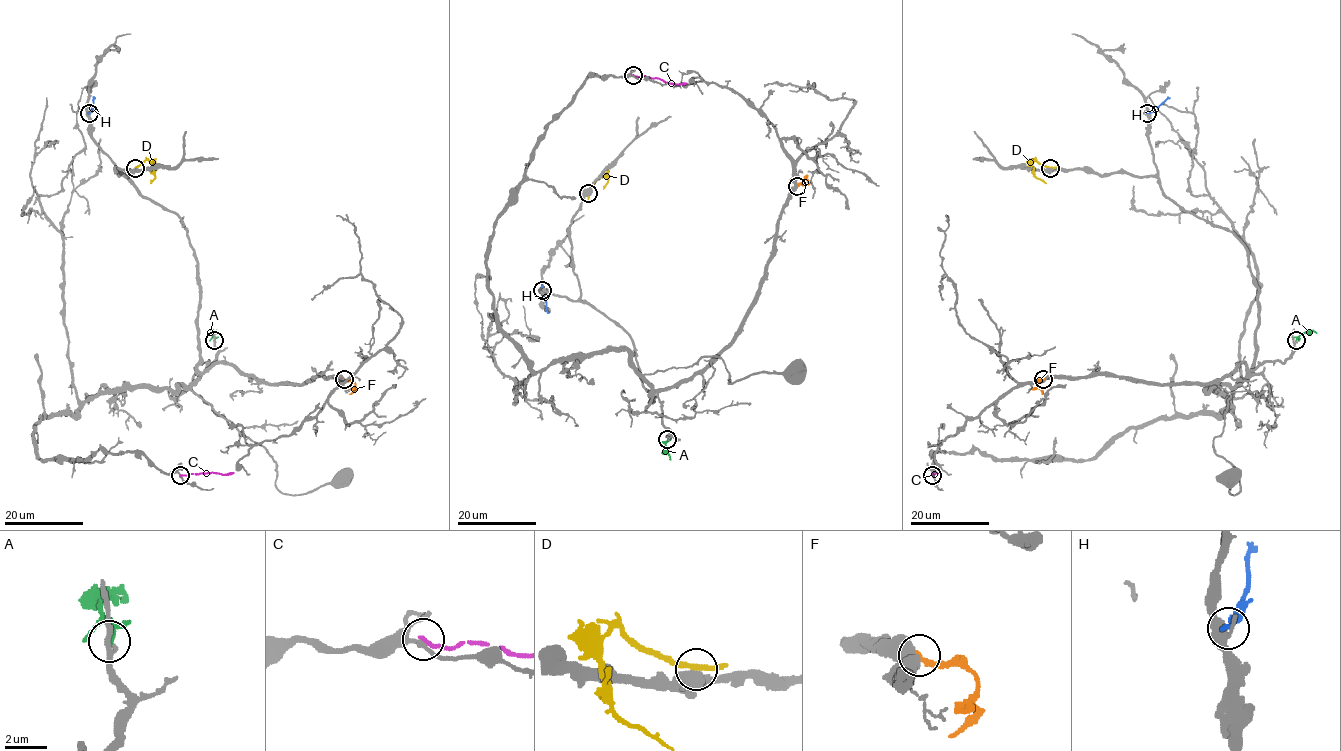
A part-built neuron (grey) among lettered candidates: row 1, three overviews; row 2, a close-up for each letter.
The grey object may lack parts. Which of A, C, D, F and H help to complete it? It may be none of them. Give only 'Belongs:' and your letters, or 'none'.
Belongs: none

